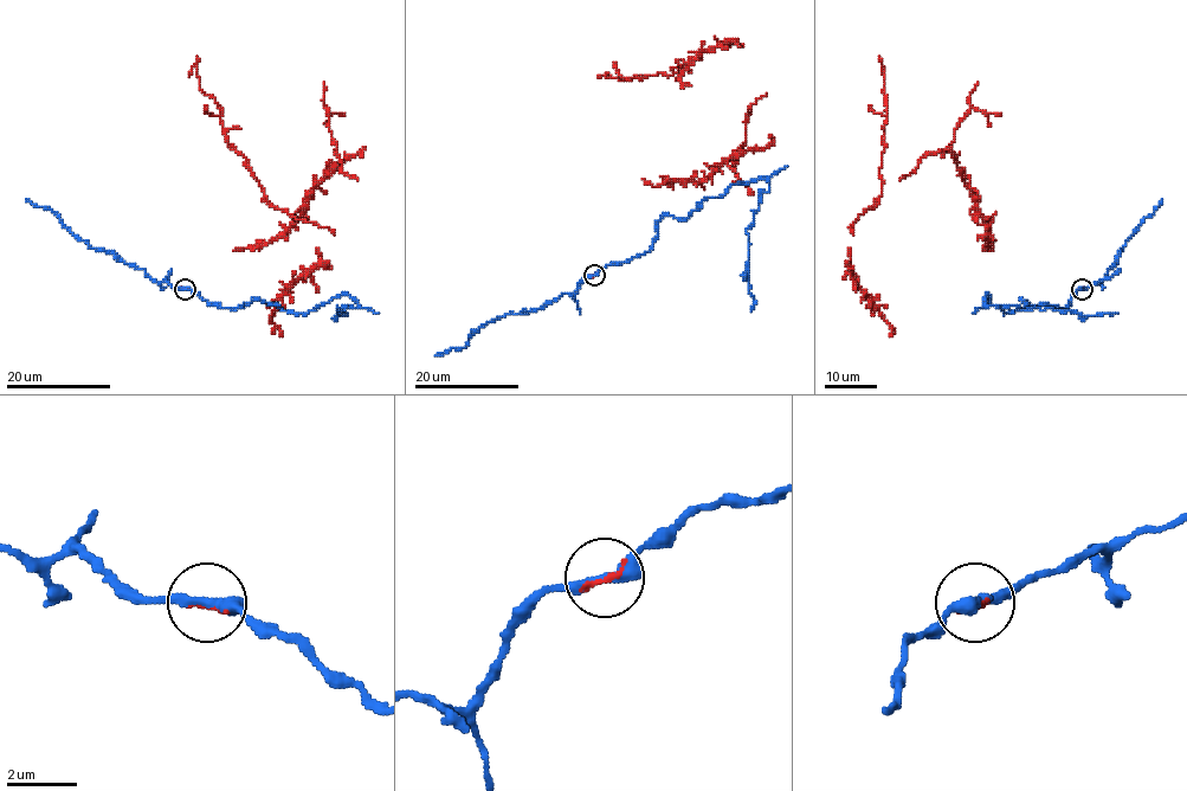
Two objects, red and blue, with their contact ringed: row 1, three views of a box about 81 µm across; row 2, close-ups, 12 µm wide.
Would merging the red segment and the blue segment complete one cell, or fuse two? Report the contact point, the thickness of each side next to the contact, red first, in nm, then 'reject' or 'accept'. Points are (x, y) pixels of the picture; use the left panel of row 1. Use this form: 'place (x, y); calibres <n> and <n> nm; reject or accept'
place (185, 289); calibres 120 and 340 nm; accept

